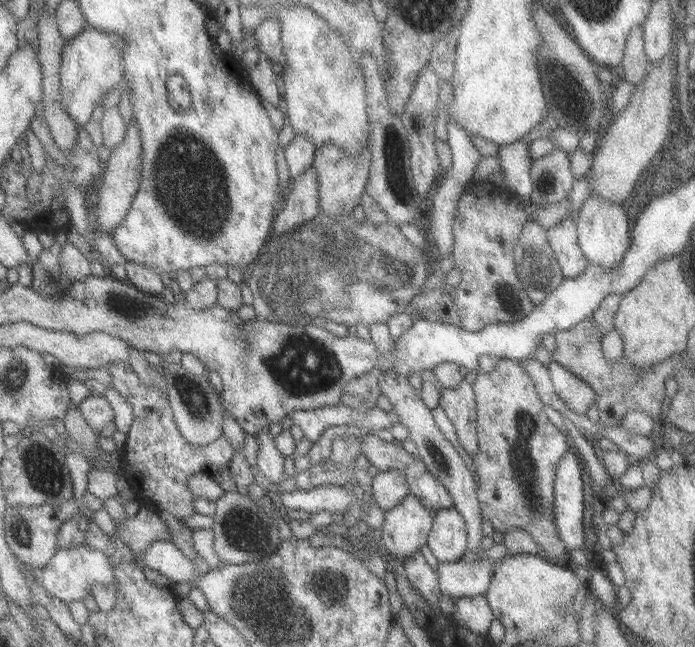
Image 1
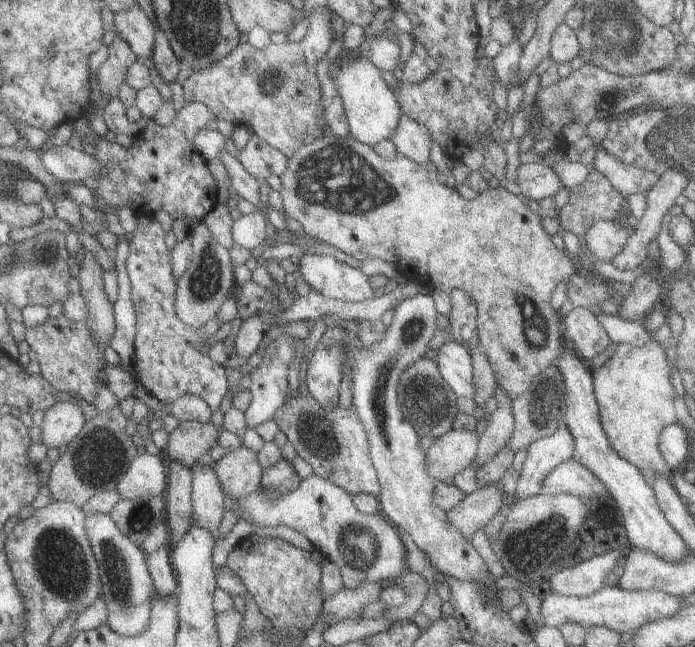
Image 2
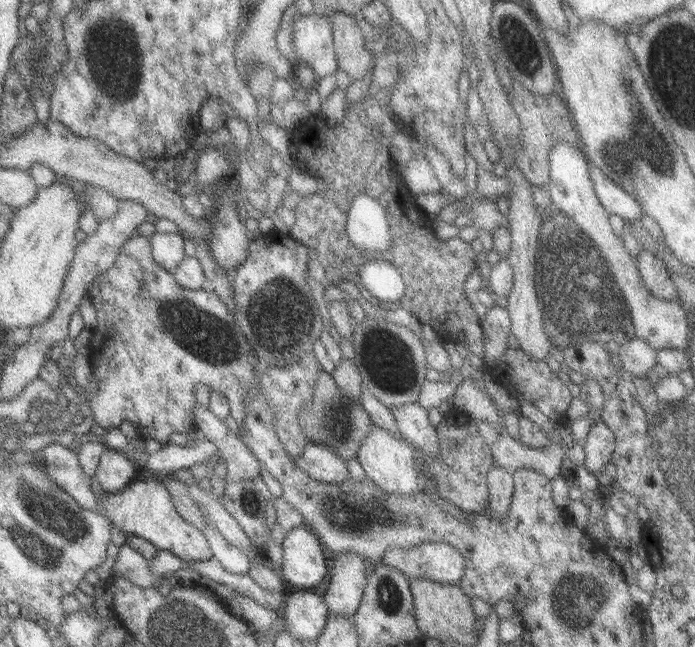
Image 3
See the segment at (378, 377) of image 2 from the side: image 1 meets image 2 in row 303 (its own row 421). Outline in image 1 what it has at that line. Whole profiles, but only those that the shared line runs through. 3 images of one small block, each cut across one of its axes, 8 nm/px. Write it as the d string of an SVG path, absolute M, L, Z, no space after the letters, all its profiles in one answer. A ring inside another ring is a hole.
M383 372L379 379L379 389L381 394L394 405L392 412L397 414L398 427L406 428L408 437L416 444L416 448L418 448L417 458L425 464L427 472L441 483L441 486L448 492L452 502L454 502L452 508L464 518L468 543L466 543L466 552L462 560L474 561L474 552L481 548L484 535L482 534L483 518L482 513L480 513L477 486L472 472L470 472L456 448L435 425L430 408L425 406L420 393L414 391L407 380L407 376Z

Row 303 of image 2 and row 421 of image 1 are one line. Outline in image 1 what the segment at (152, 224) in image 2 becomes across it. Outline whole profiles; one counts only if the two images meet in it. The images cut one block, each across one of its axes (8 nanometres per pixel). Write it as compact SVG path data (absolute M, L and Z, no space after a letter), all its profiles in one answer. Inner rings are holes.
M116 362L106 368L110 370L108 381L112 383L111 388L132 406L134 418L127 432L124 452L120 455L122 470L119 474L126 478L140 498L152 500L177 519L188 518L196 511L187 479L196 473L211 476L209 466L229 467L234 456L234 446L230 446L224 434L208 446L192 446L182 438L174 422L166 393L142 383L126 362Z

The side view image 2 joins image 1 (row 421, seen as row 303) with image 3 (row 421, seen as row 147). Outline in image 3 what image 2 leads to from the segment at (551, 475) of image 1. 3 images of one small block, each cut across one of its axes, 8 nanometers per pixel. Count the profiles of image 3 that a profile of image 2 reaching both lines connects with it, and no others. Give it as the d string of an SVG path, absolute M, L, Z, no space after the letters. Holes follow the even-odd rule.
M324 372L314 386L313 396L309 406L301 413L300 425L302 433L306 433L306 442L324 443L338 453L345 464L352 458L358 458L358 447L366 433L372 427L372 419L362 409L361 403L346 399L332 381L331 374Z

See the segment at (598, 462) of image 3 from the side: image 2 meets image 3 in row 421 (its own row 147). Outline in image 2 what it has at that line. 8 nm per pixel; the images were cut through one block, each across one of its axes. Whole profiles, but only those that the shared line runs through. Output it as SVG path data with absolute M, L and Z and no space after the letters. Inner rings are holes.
M597 146L593 166L594 170L602 174L624 197L637 193L644 195L656 185L658 180L657 174L653 171L628 165L612 156L601 146Z

